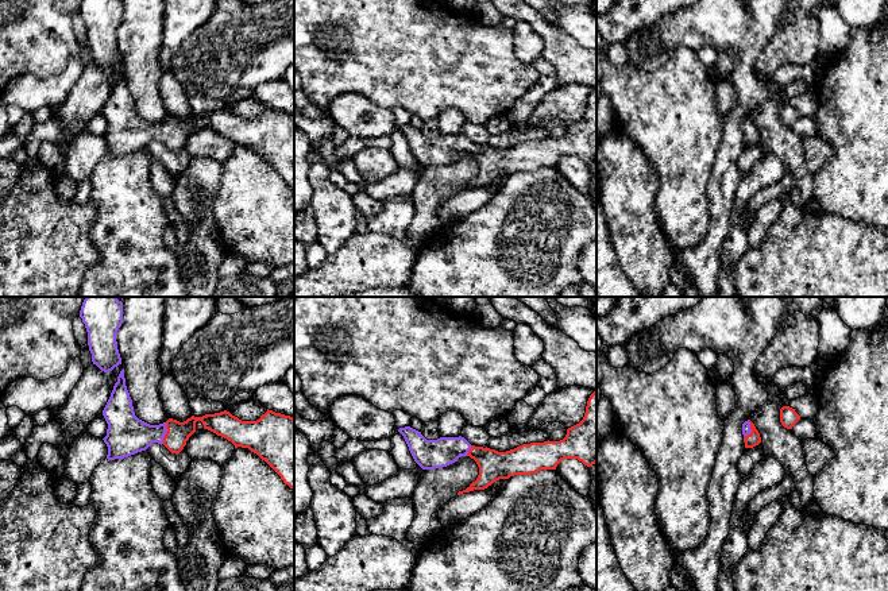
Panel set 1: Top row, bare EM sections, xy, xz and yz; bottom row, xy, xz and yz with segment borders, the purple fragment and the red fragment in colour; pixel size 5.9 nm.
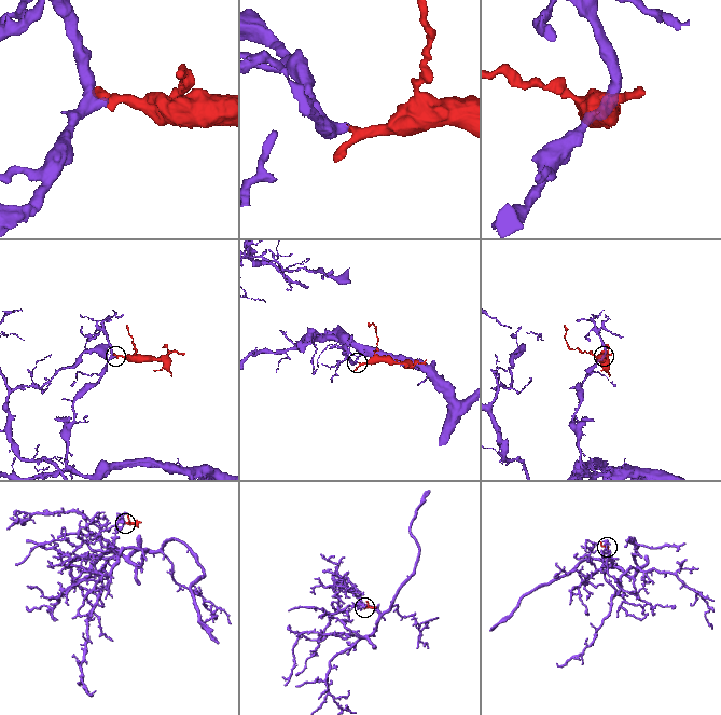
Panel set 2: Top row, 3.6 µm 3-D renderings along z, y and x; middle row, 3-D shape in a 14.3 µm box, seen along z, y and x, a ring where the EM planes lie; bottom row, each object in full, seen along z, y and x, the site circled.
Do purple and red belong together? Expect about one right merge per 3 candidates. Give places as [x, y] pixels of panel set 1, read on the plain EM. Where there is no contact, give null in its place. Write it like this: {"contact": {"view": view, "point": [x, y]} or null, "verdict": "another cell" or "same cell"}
{"contact": {"view": "xy", "point": [165, 131]}, "verdict": "same cell"}

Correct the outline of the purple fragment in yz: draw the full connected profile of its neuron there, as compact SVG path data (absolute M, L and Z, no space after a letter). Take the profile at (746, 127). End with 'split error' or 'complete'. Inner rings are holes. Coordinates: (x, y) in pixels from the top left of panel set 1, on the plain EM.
M748 117L742 121L745 146L753 146L761 140L761 135L754 121Z; split error

